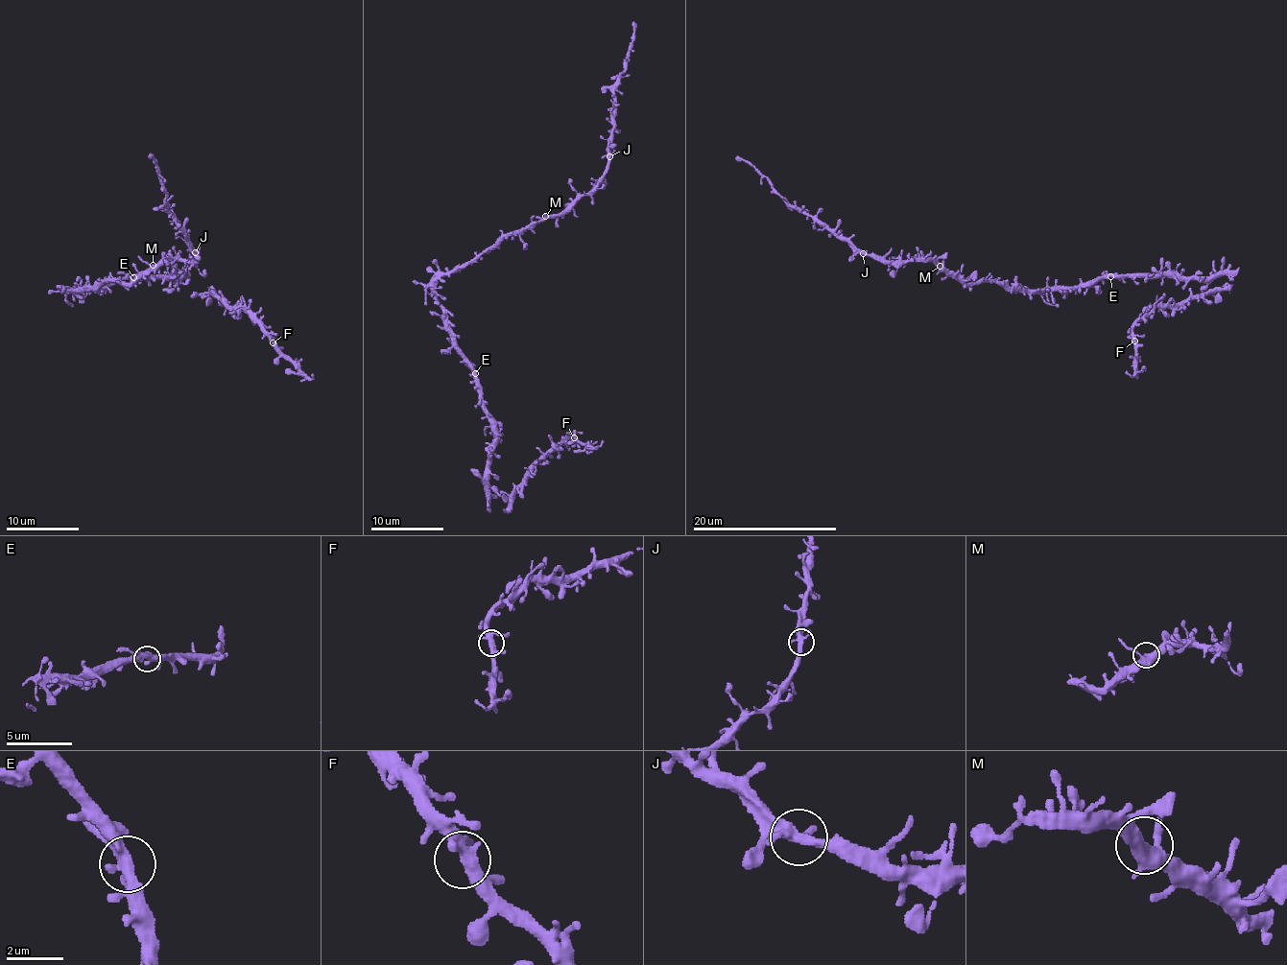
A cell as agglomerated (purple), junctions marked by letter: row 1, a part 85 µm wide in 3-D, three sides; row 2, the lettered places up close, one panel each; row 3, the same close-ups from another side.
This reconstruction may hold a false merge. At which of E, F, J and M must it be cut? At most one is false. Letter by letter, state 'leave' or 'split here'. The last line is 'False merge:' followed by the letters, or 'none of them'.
E: leave
F: leave
J: leave
M: leave
False merge: none of them

